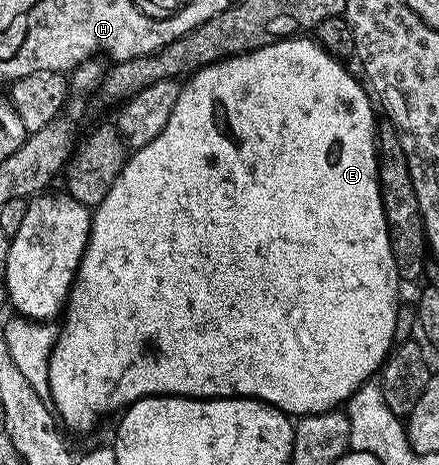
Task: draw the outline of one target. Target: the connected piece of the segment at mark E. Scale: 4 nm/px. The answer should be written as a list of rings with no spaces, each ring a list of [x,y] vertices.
[[[299,36],[299,37],[296,37],[296,38],[284,38],[284,39],[282,39],[282,41],[281,41],[281,42],[273,42],[273,44],[272,44],[272,45],[271,45],[271,46],[261,46],[261,47],[260,47],[260,48],[259,48],[259,49],[258,49],[258,50],[247,50],[247,51],[246,51],[246,53],[244,53],[244,54],[235,54],[235,55],[234,55],[234,57],[233,57],[233,58],[224,58],[224,59],[222,59],[222,61],[221,61],[221,62],[213,62],[213,64],[212,64],[212,65],[210,65],[210,66],[205,66],[205,67],[204,67],[204,68],[200,68],[200,69],[199,69],[199,70],[197,70],[197,71],[196,71],[196,72],[195,72],[195,74],[192,74],[192,75],[189,75],[189,77],[187,77],[187,78],[186,78],[186,79],[185,79],[185,82],[186,82],[186,86],[185,86],[185,82],[184,82],[184,85],[183,85],[183,86],[182,86],[182,87],[181,87],[181,89],[179,89],[179,91],[178,91],[178,99],[177,99],[177,100],[176,100],[176,104],[175,104],[175,105],[174,105],[174,107],[173,107],[173,108],[172,108],[172,116],[168,116],[168,124],[164,124],[164,132],[160,132],[160,136],[156,136],[156,140],[152,140],[152,144],[144,144],[144,145],[143,145],[143,146],[139,146],[139,147],[137,147],[137,149],[135,149],[135,150],[134,150],[134,151],[133,151],[133,153],[131,153],[131,154],[130,154],[130,155],[129,155],[129,157],[127,157],[127,160],[126,160],[126,163],[125,163],[125,164],[124,164],[124,168],[123,168],[123,169],[122,169],[122,171],[121,171],[121,172],[120,172],[120,176],[116,176],[116,184],[112,184],[112,188],[111,188],[111,189],[110,189],[110,191],[109,191],[109,192],[108,192],[108,196],[104,196],[104,200],[103,200],[103,201],[102,201],[102,202],[101,202],[101,203],[100,203],[100,204],[99,204],[99,206],[95,206],[95,207],[93,207],[93,210],[92,210],[92,217],[91,217],[91,219],[90,219],[90,239],[89,239],[89,240],[88,240],[88,244],[87,244],[87,245],[86,245],[86,250],[85,250],[85,251],[84,251],[84,253],[82,253],[82,259],[81,259],[81,260],[80,260],[80,268],[79,268],[79,269],[78,269],[78,271],[77,271],[77,272],[76,272],[76,276],[75,276],[75,277],[74,277],[74,283],[73,283],[73,284],[72,284],[72,288],[71,288],[71,289],[70,289],[70,296],[69,296],[69,299],[68,299],[68,301],[67,301],[67,303],[66,303],[66,305],[65,305],[65,307],[64,307],[64,319],[65,319],[65,318],[66,318],[66,323],[64,323],[64,324],[63,324],[63,323],[61,323],[61,326],[60,326],[60,329],[59,329],[59,332],[58,332],[58,339],[57,339],[57,340],[56,340],[56,344],[55,344],[55,345],[54,345],[54,349],[53,349],[53,350],[51,350],[51,352],[50,352],[50,392],[49,392],[49,395],[48,395],[48,398],[49,398],[49,401],[50,401],[50,402],[51,402],[51,403],[52,403],[52,406],[53,406],[53,409],[54,409],[54,410],[55,410],[55,411],[56,411],[56,414],[57,414],[57,417],[58,417],[58,418],[59,418],[59,419],[60,419],[60,422],[61,422],[61,425],[62,425],[62,422],[63,422],[63,424],[64,424],[64,425],[66,425],[66,426],[67,426],[67,428],[68,428],[68,429],[70,429],[70,430],[90,430],[90,429],[92,429],[92,428],[93,428],[93,426],[94,426],[94,425],[96,425],[96,424],[97,424],[97,422],[98,422],[98,421],[100,421],[100,420],[101,420],[101,418],[102,418],[102,417],[104,417],[104,416],[105,416],[105,414],[114,414],[114,413],[115,413],[115,414],[114,414],[114,415],[117,415],[117,414],[118,414],[118,413],[119,413],[119,412],[122,412],[122,411],[125,411],[125,409],[126,409],[126,407],[127,407],[127,406],[130,406],[130,405],[132,405],[132,403],[133,403],[133,402],[138,402],[138,401],[140,401],[140,399],[142,399],[142,398],[157,398],[157,397],[159,397],[159,396],[181,396],[181,397],[183,397],[183,398],[255,398],[255,399],[256,399],[256,400],[260,400],[260,401],[261,401],[261,402],[267,402],[267,403],[268,403],[268,405],[269,405],[269,406],[275,406],[275,408],[276,408],[276,409],[278,409],[278,410],[283,410],[283,412],[284,412],[284,413],[286,413],[286,414],[287,414],[287,415],[288,415],[288,416],[305,416],[305,415],[307,415],[307,414],[322,414],[322,413],[324,413],[324,412],[325,412],[325,411],[326,411],[326,410],[336,410],[336,409],[339,409],[339,407],[341,407],[341,406],[342,406],[342,405],[343,405],[343,404],[345,404],[345,403],[347,403],[347,402],[349,402],[349,401],[350,401],[350,397],[351,397],[351,396],[353,396],[353,395],[354,395],[354,394],[355,394],[355,392],[356,392],[356,391],[357,391],[357,390],[359,390],[359,388],[360,388],[360,387],[361,387],[361,386],[363,386],[363,384],[365,384],[365,382],[369,382],[369,381],[371,381],[371,379],[373,379],[373,378],[374,378],[374,377],[375,377],[375,375],[377,375],[377,374],[378,374],[378,373],[379,373],[379,371],[381,371],[381,369],[382,369],[382,367],[383,367],[383,365],[384,365],[384,363],[385,363],[385,361],[386,361],[386,359],[387,359],[387,357],[388,357],[388,355],[389,355],[389,353],[390,353],[390,351],[391,351],[391,349],[392,349],[392,347],[393,347],[393,346],[394,346],[394,345],[395,345],[395,342],[396,342],[396,337],[395,337],[395,338],[394,338],[394,333],[396,333],[396,332],[397,332],[397,330],[398,330],[398,286],[399,286],[399,287],[400,287],[400,279],[399,279],[399,276],[398,276],[398,273],[397,273],[397,272],[396,272],[396,260],[392,260],[392,244],[391,244],[391,243],[390,243],[390,233],[389,233],[389,232],[388,232],[388,224],[387,224],[387,223],[386,223],[386,217],[385,217],[385,216],[384,216],[384,204],[383,204],[383,203],[382,203],[382,197],[381,197],[381,196],[380,196],[380,180],[379,180],[379,179],[378,179],[378,143],[377,143],[377,141],[376,141],[376,117],[375,117],[375,118],[374,118],[374,110],[375,110],[375,114],[376,114],[376,106],[375,106],[375,103],[374,103],[374,102],[373,102],[373,101],[372,101],[372,98],[371,98],[371,95],[370,95],[370,94],[369,94],[369,93],[368,93],[368,90],[367,90],[367,87],[366,87],[366,86],[365,86],[365,85],[363,85],[363,83],[362,83],[362,82],[361,82],[361,81],[359,81],[359,82],[360,82],[360,83],[358,83],[358,82],[357,82],[357,80],[356,80],[356,79],[354,79],[354,78],[353,78],[353,76],[352,76],[352,75],[350,75],[350,74],[349,74],[349,72],[348,72],[348,71],[346,71],[346,70],[345,70],[345,68],[344,68],[344,67],[342,67],[342,66],[345,66],[345,65],[343,65],[343,63],[342,63],[342,62],[341,62],[341,61],[339,61],[339,59],[337,59],[337,58],[334,58],[334,57],[333,57],[333,56],[332,56],[332,55],[330,55],[330,54],[329,54],[329,53],[328,53],[328,51],[326,51],[326,50],[325,50],[325,48],[323,48],[323,46],[320,46],[320,45],[318,45],[318,43],[317,43],[317,42],[315,42],[315,41],[314,41],[314,39],[313,39],[313,37],[310,37],[310,36]]]

